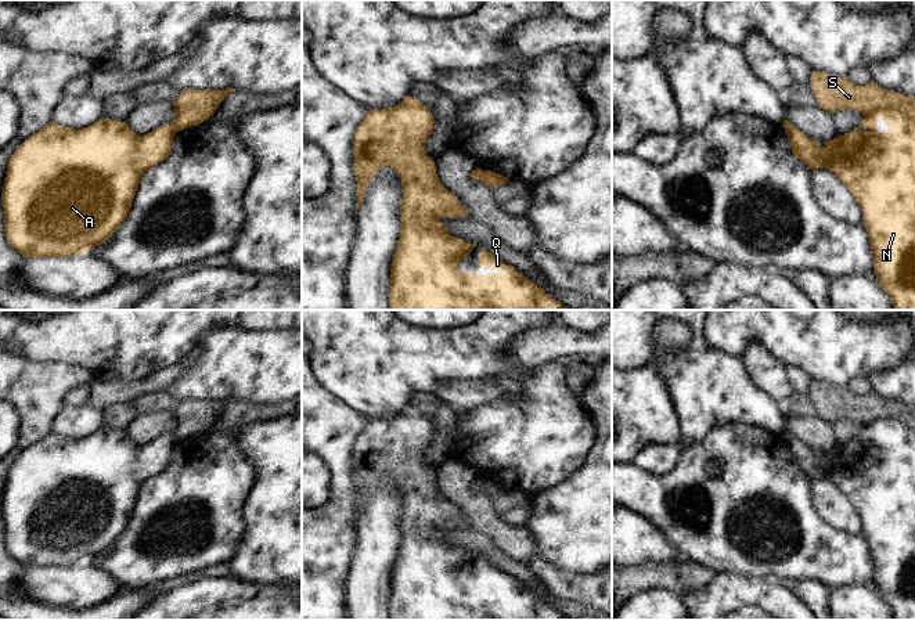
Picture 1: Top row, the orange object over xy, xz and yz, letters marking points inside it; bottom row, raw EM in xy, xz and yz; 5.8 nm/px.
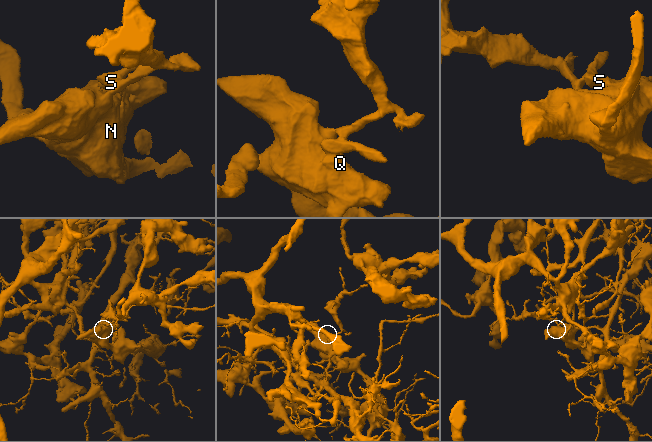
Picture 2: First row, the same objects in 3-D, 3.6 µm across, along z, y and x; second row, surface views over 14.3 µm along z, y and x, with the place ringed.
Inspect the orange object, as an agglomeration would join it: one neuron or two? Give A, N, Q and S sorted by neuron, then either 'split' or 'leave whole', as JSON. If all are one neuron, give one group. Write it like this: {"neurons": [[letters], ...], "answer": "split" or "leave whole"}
{"neurons": [["A", "N", "Q"], ["S"]], "answer": "split"}

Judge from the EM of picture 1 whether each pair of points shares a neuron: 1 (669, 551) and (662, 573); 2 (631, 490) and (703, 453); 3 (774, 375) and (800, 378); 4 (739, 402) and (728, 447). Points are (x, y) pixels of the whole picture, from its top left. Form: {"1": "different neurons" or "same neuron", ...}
{"1": "different neurons", "2": "same neuron", "3": "different neurons", "4": "different neurons"}

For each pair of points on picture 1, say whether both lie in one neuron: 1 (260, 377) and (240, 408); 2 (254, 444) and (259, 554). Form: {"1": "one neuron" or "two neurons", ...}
{"1": "two neurons", "2": "one neuron"}

